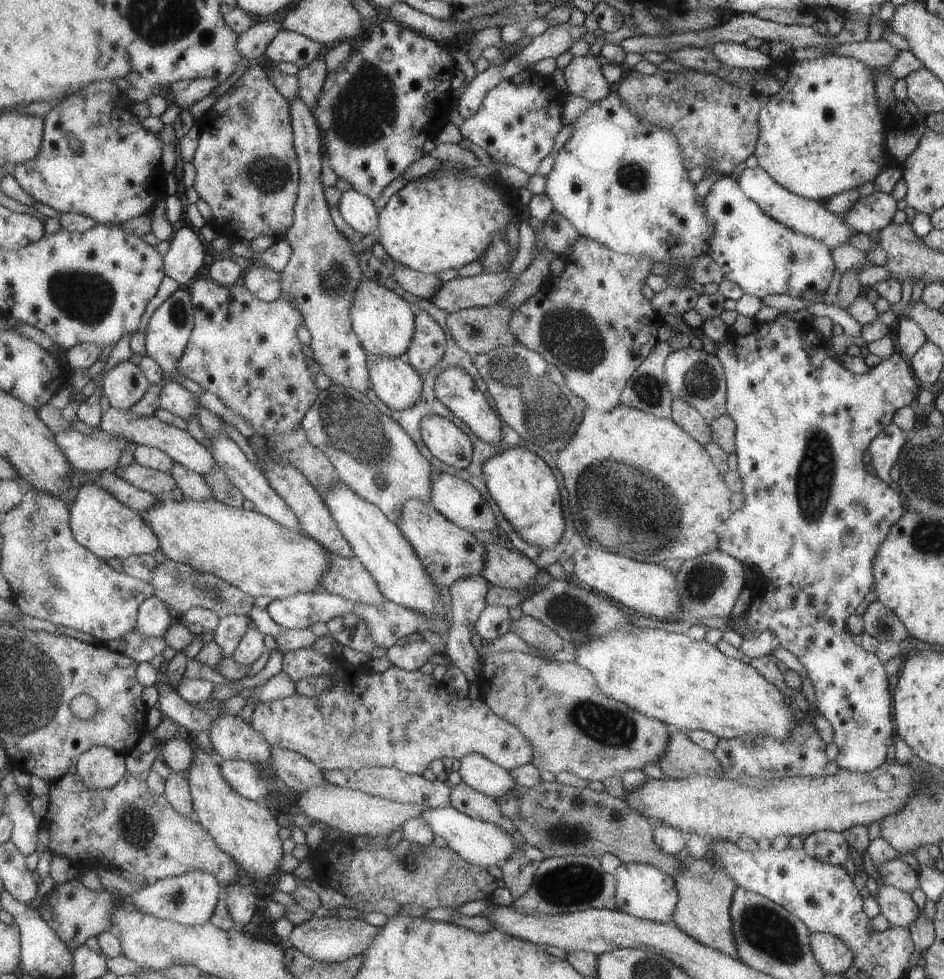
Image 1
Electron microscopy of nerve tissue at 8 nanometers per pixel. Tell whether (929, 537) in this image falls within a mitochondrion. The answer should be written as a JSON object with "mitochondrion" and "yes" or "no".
{"mitochondrion":"yes"}

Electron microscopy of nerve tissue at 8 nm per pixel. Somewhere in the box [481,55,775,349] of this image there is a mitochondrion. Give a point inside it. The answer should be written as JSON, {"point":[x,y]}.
{"point":[634,177]}

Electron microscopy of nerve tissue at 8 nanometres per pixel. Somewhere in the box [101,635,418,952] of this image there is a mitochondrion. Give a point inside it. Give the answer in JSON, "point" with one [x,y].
{"point":[135,827]}

